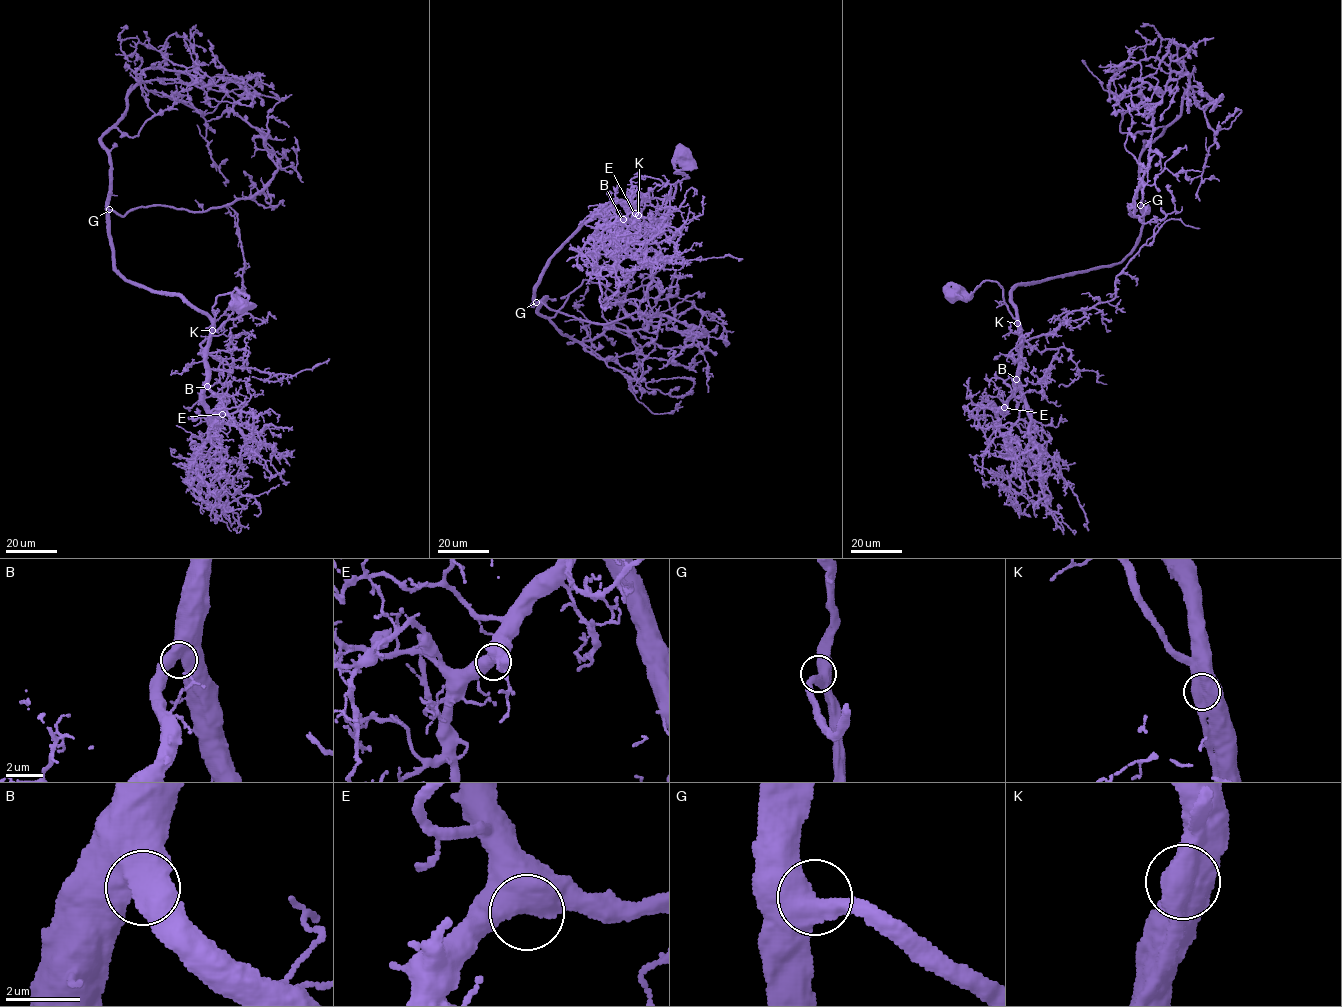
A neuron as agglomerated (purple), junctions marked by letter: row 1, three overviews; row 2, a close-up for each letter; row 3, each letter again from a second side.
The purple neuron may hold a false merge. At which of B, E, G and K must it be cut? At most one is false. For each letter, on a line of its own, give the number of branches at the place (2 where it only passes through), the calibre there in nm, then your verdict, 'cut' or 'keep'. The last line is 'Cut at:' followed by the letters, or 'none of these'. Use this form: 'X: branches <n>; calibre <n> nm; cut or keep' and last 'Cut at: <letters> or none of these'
B: branches 2; calibre 650 nm; keep
E: branches 1; calibre 800 nm; keep
G: branches 2; calibre 600 nm; keep
K: branches 1; calibre 1050 nm; keep
Cut at: none of these

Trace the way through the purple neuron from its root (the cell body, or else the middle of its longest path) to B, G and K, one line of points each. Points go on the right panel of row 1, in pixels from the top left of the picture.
B: (953, 294), (969, 299), (985, 280), (1002, 286), (1004, 302), (1019, 330), (1016, 379)
G: (953, 294), (969, 299), (995, 281), (1015, 318), (1018, 285), (1118, 263), (1137, 242), (1140, 205)
K: (953, 294), (956, 292), (960, 298), (969, 299), (983, 282), (995, 281), (1002, 286), (1004, 302), (1017, 323)

